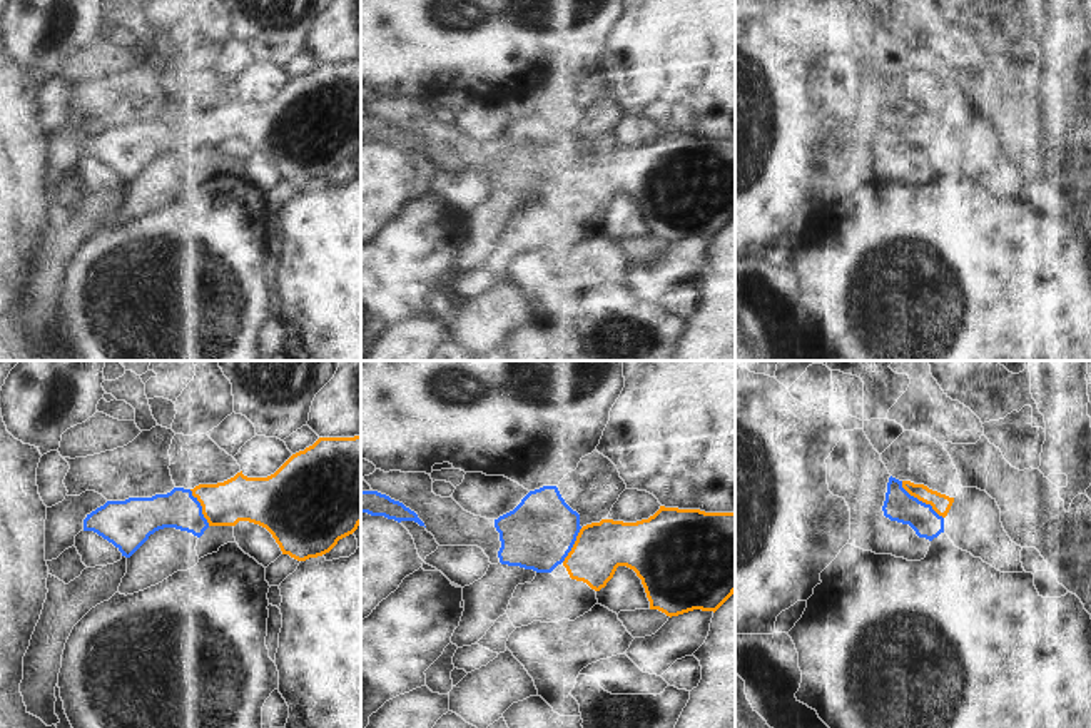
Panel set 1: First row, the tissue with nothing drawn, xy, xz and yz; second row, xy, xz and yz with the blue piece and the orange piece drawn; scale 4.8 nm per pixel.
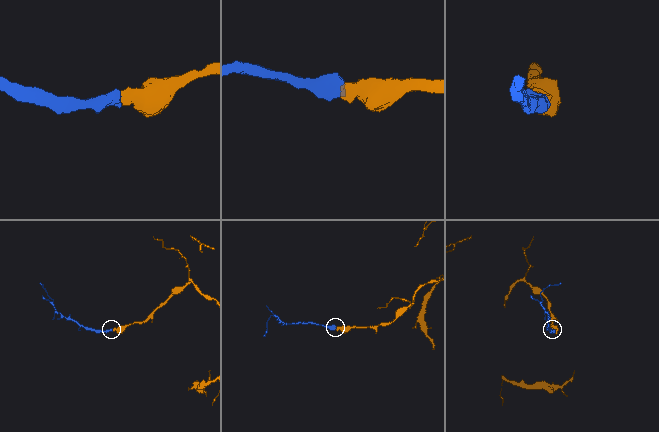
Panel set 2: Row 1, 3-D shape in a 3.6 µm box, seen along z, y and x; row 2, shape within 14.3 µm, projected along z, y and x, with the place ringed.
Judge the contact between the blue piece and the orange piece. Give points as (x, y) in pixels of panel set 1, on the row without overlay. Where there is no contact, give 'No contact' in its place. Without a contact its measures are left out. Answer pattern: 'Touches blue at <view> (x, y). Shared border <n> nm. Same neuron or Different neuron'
Touches blue at yz (921, 127). Shared border 280 nm. Same neuron.

